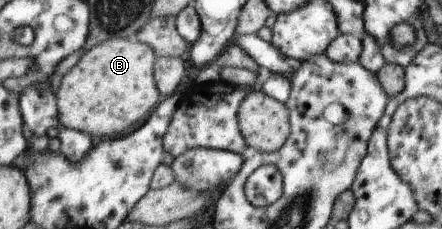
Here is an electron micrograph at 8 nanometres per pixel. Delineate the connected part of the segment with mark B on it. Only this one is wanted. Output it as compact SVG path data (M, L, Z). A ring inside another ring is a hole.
M112 38L90 48L60 82L60 123L97 138L120 138L131 133L160 104L161 93L153 78L153 68L153 46L135 38Z

